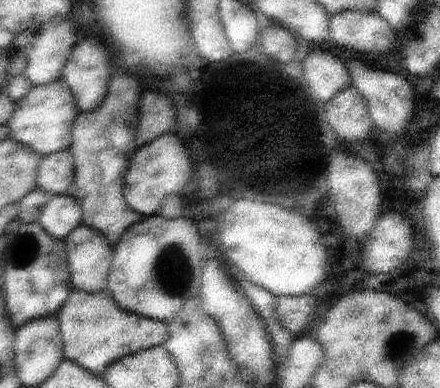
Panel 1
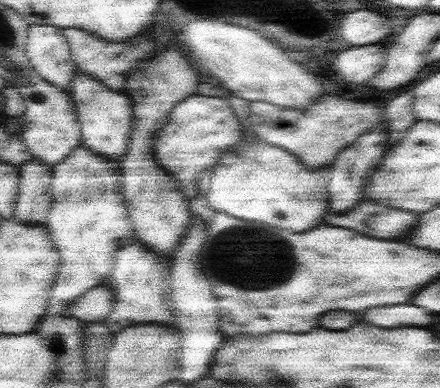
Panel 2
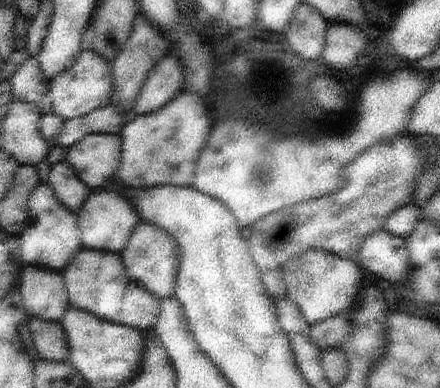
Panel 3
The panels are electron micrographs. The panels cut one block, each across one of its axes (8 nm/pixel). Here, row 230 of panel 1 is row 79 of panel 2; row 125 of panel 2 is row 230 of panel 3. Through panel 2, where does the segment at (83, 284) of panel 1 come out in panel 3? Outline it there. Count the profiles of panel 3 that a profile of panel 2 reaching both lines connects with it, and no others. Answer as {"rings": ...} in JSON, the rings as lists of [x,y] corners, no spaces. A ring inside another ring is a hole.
{"rings":[[[97,190],[93,198],[85,204],[85,208],[79,214],[81,218],[81,230],[83,230],[83,248],[93,252],[107,252],[107,254],[121,254],[123,248],[127,248],[127,242],[131,234],[135,232],[135,224],[141,216],[137,216],[131,208],[131,204],[119,198],[115,192]]]}

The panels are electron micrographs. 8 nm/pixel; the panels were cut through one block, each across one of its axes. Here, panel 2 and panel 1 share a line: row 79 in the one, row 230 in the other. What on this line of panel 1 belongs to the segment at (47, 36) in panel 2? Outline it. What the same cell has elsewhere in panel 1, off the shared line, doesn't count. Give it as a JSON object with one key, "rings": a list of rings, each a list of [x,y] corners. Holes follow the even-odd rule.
{"rings":[[[53,196],[45,206],[39,222],[47,234],[57,240],[67,240],[77,228],[83,226],[83,206],[73,196]]]}

